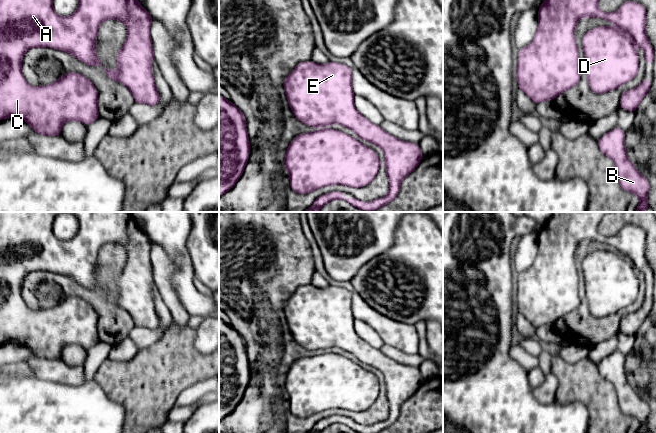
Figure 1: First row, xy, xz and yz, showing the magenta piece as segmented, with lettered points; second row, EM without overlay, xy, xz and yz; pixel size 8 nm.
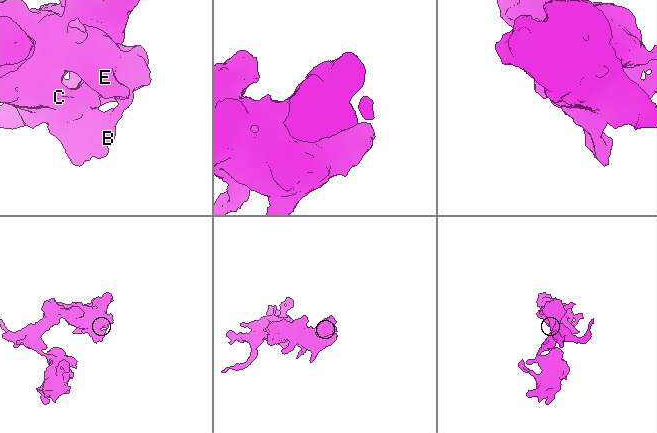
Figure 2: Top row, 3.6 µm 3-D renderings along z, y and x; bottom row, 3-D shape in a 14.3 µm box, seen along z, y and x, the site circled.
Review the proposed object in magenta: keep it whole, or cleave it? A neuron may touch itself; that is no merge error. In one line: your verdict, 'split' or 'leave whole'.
leave whole

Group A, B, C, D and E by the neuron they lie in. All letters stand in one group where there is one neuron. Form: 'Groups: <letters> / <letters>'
Groups: A B C D E

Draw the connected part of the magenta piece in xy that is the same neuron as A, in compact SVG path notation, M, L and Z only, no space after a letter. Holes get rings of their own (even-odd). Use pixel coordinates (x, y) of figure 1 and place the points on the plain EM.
M0 212L0 344L22 340L35 357L59 360L65 345L77 344L85 349L96 345L98 336L97 312L92 305L77 296L67 296L56 305L47 309L32 310L22 297L22 283L27 274L32 271L51 271L72 278L89 290L99 290L105 294L105 299L124 308L132 317L136 327L157 329L160 318L156 312L153 300L154 273L150 259L150 250L155 244L140 228L129 212L66 212L75 216L79 223L78 232L69 240L61 240L54 235L53 223L55 217L64 212ZM114 243L122 245L127 251L127 262L118 275L117 294L107 292L97 281L97 259L100 248Z

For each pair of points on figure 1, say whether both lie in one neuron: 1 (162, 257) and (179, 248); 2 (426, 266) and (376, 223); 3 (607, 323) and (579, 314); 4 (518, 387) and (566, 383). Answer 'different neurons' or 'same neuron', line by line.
1: different neurons
2: different neurons
3: same neuron
4: different neurons

